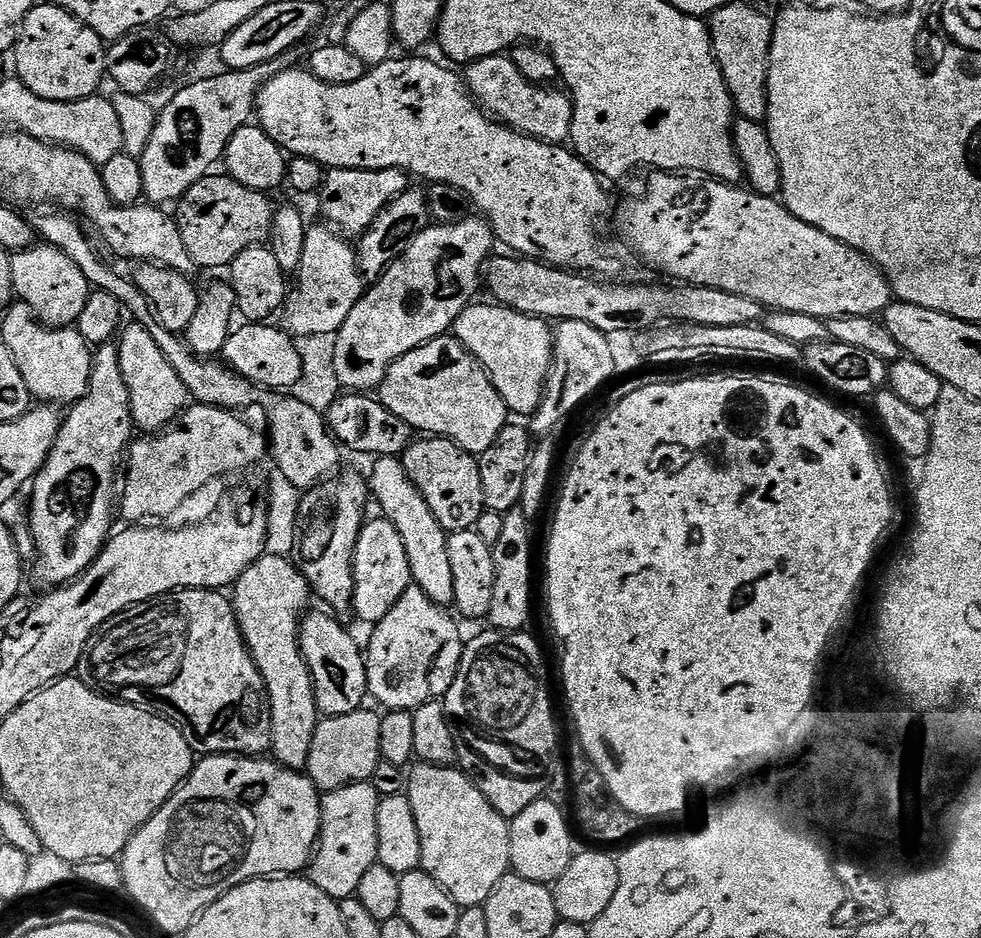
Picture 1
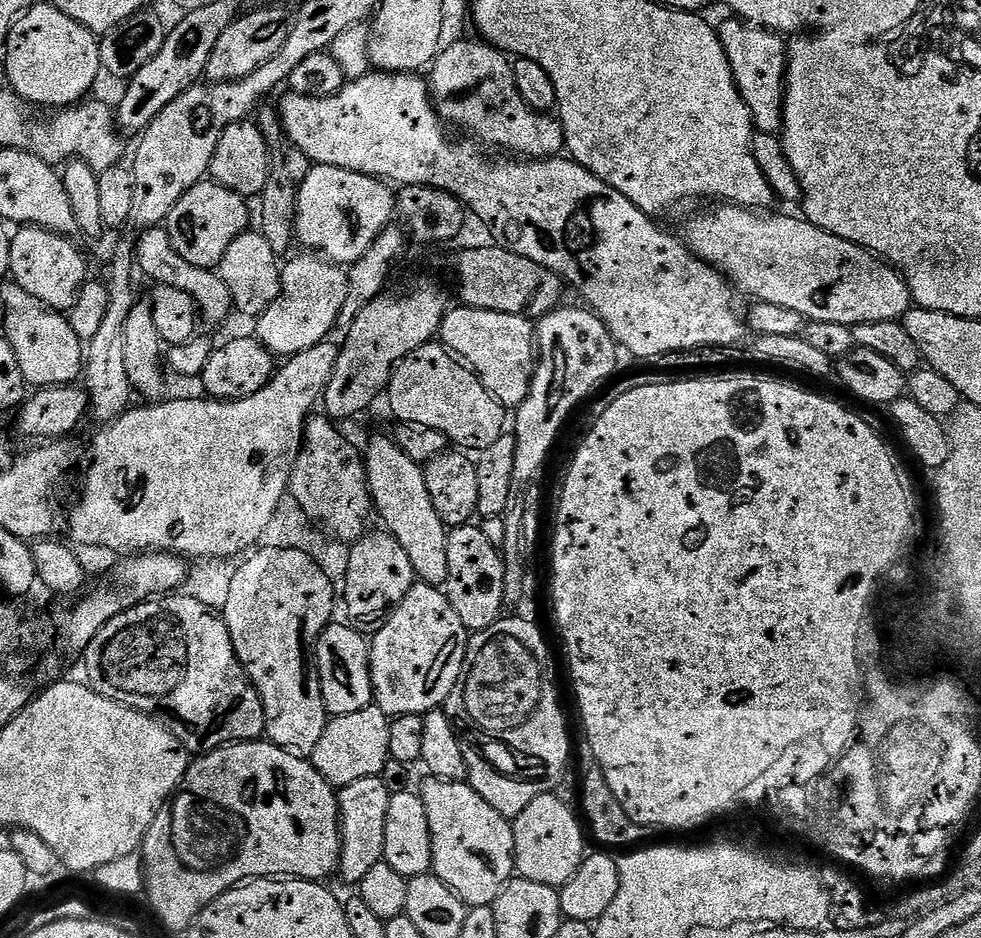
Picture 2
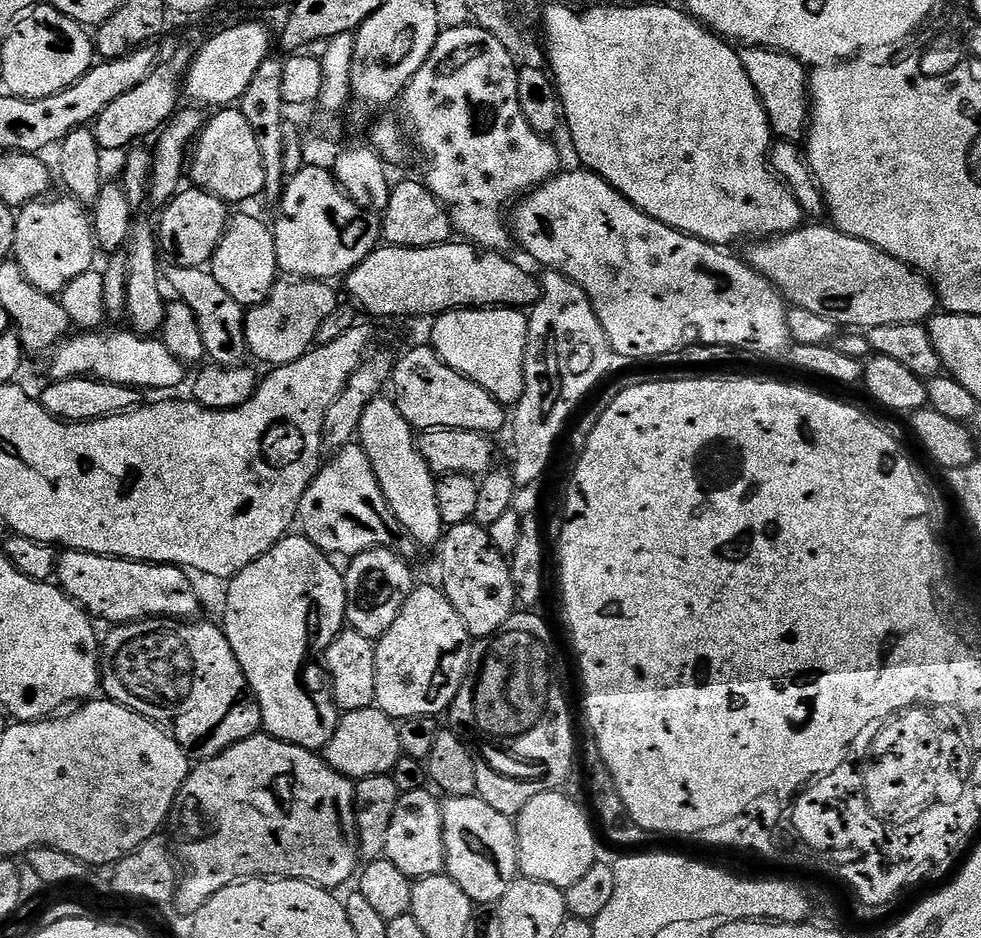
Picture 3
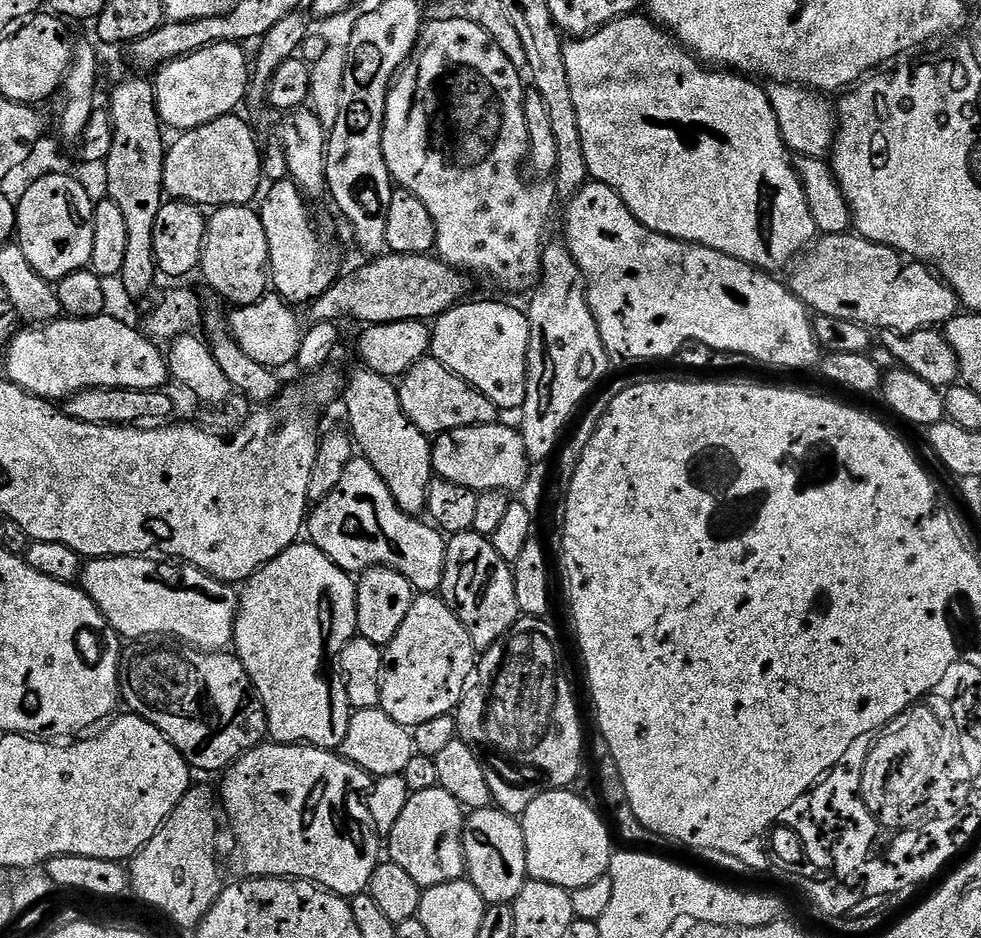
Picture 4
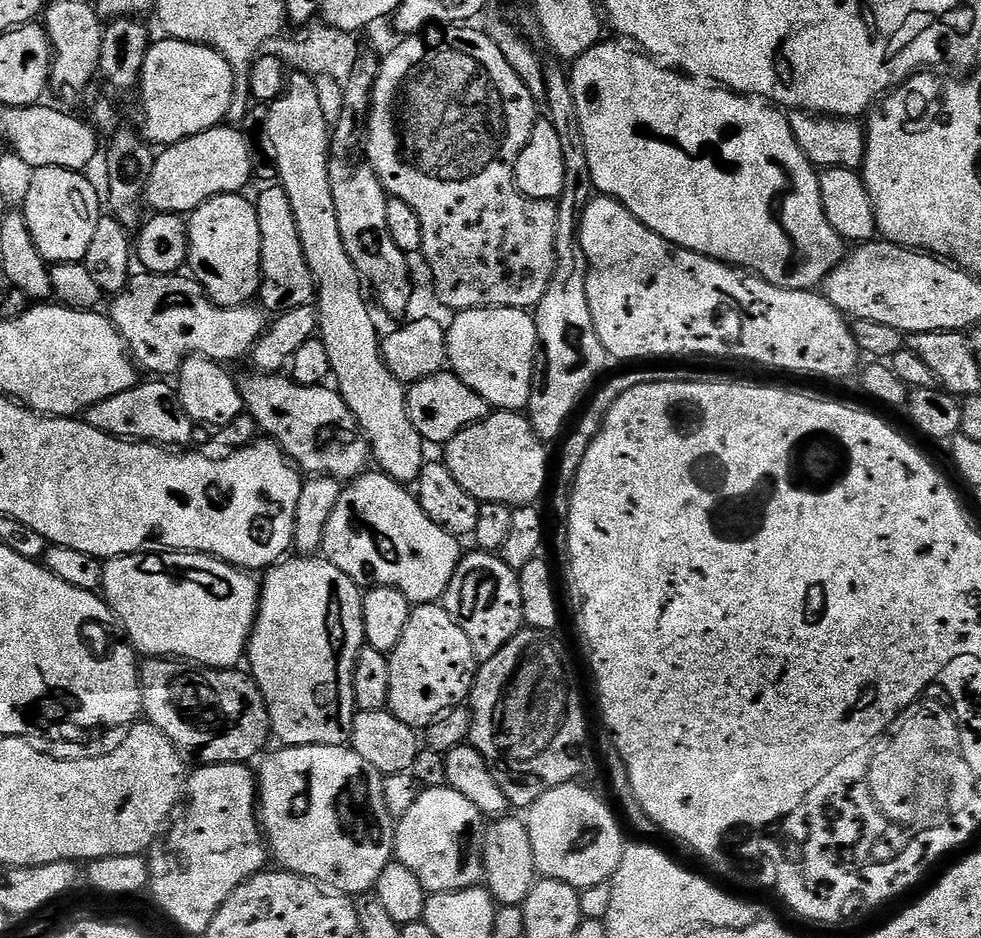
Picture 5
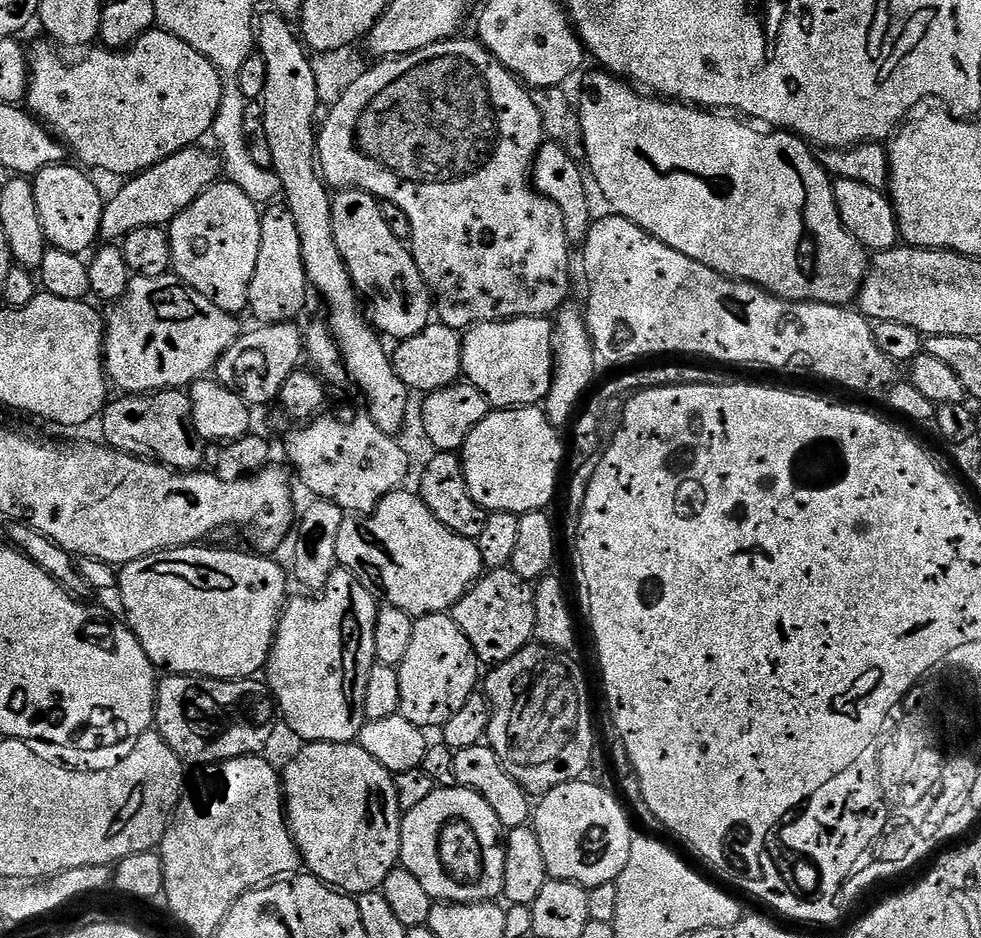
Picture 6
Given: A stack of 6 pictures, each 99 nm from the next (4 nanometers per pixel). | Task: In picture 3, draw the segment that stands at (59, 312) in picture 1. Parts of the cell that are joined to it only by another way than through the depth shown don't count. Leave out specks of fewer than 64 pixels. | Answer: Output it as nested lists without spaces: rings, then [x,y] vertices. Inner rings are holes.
[[[60,194],[57,200],[41,198],[16,212],[16,233],[12,247],[14,259],[24,278],[43,292],[59,294],[78,274],[93,271],[98,257],[90,212],[73,196]]]

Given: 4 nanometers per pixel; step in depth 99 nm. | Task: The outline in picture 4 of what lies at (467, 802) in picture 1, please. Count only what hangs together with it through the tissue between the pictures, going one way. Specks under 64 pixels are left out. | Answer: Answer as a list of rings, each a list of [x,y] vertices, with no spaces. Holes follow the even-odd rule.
[[[495,806],[475,809],[464,821],[464,867],[485,905],[511,904],[529,879],[523,823]]]

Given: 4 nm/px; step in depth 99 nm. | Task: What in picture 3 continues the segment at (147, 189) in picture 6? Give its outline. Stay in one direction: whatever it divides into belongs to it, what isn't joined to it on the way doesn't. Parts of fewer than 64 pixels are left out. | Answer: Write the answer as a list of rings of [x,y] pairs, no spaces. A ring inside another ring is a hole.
[[[236,106],[219,109],[213,116],[216,117],[207,121],[190,156],[191,183],[204,192],[214,194],[229,206],[240,204],[243,200],[252,200],[256,195],[259,197],[264,190],[266,174],[262,170],[262,150],[258,150],[258,141],[254,138],[254,130],[250,130],[250,122],[246,122],[246,118]]]

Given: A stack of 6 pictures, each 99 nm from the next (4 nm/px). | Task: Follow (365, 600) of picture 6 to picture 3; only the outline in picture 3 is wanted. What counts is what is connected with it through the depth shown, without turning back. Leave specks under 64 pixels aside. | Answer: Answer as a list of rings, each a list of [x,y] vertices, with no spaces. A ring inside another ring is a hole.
[[[289,534],[227,581],[228,593],[224,596],[222,627],[256,696],[263,731],[276,740],[313,750],[327,748],[342,715],[332,697],[332,682],[324,666],[324,652],[345,631],[348,615],[344,572],[331,562],[329,553],[314,546],[307,536]]]

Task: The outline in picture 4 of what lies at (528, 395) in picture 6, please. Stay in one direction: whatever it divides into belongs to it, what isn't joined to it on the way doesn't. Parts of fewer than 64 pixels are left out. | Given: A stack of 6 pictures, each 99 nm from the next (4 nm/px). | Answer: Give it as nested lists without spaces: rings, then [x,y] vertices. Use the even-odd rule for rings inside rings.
[[[480,300],[477,304],[461,302],[437,316],[432,329],[431,359],[442,362],[446,370],[458,374],[476,388],[498,410],[515,413],[526,402],[528,385],[528,343],[530,326],[523,311],[499,304],[496,300]]]

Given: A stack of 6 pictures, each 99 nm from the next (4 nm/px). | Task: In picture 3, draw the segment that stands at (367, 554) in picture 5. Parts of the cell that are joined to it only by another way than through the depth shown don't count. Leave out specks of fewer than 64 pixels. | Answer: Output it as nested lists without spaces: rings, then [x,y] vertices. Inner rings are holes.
[[[359,443],[347,444],[335,453],[332,464],[325,463],[310,482],[298,513],[298,524],[303,535],[314,546],[333,557],[351,558],[375,548],[390,548],[405,558],[412,558],[418,546],[403,528],[397,525],[390,506],[374,478],[370,458]]]

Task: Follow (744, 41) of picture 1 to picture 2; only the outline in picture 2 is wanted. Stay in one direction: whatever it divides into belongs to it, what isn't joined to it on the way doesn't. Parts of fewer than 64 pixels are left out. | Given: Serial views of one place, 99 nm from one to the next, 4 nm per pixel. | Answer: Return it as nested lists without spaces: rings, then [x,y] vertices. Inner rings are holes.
[[[731,19],[719,25],[718,31],[722,50],[726,50],[726,58],[738,86],[738,94],[742,94],[746,110],[750,110],[753,129],[762,134],[777,134],[784,126],[784,82],[788,79],[785,37],[757,24],[749,24],[746,20]]]

